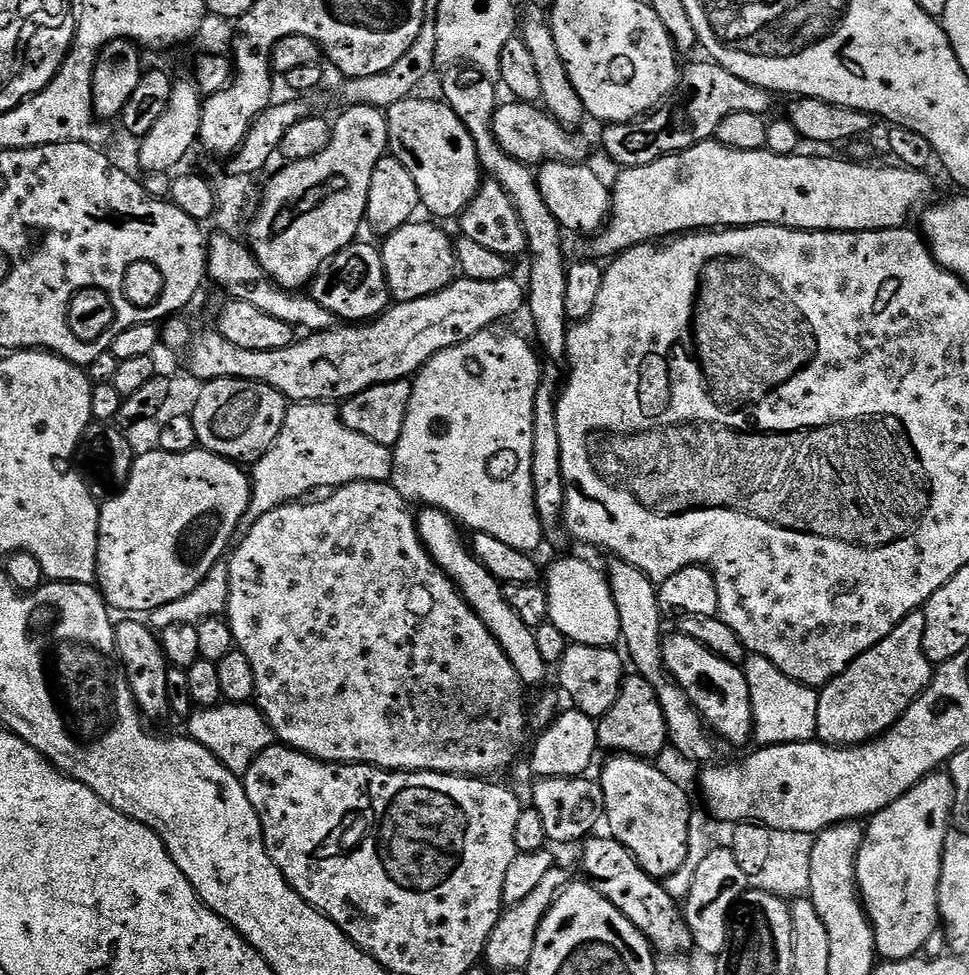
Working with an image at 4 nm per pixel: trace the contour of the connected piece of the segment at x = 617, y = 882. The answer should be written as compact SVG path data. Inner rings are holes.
M608 834L600 835L593 835L583 841L582 844L582 849L584 848L584 872L589 876L585 877L590 881L592 888L598 890L598 894L602 894L602 898L610 901L648 939L653 949L660 951L661 948L664 954L684 954L687 948L691 949L693 942L688 923L684 920L683 911L678 907L678 901L668 893L667 887L659 879L651 877L638 864L634 854L626 846L619 844Z

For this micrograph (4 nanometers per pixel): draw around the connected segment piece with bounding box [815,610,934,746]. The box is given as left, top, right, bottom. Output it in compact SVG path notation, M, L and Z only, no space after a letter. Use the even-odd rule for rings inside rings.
M923 611L911 612L878 646L866 650L854 667L838 674L819 689L818 726L815 739L833 746L859 746L883 736L900 721L907 708L928 687L934 666L924 653L926 618ZM872 684L892 684L892 692L879 692Z

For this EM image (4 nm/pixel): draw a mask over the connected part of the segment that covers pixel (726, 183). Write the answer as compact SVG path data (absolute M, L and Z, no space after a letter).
M714 138L703 140L701 144L688 148L685 152L673 152L670 156L663 156L646 166L637 168L624 168L621 171L620 181L616 188L611 189L612 207L610 215L603 228L591 237L592 245L589 246L587 255L592 258L615 258L621 252L630 250L639 244L651 244L663 241L665 238L675 237L677 234L691 234L697 230L723 230L725 228L751 228L753 224L777 224L783 228L799 228L801 232L877 232L878 230L890 230L903 227L912 211L927 205L932 199L934 184L928 172L915 171L903 166L891 166L892 168L871 168L868 164L847 164L844 160L835 160L832 156L783 156L770 151L758 150L734 150L730 146L722 146Z

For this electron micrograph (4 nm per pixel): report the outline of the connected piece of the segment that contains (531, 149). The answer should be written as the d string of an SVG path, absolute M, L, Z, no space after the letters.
M519 102L501 103L494 114L494 138L510 158L529 166L545 162L587 161L588 144L553 118L543 107Z

